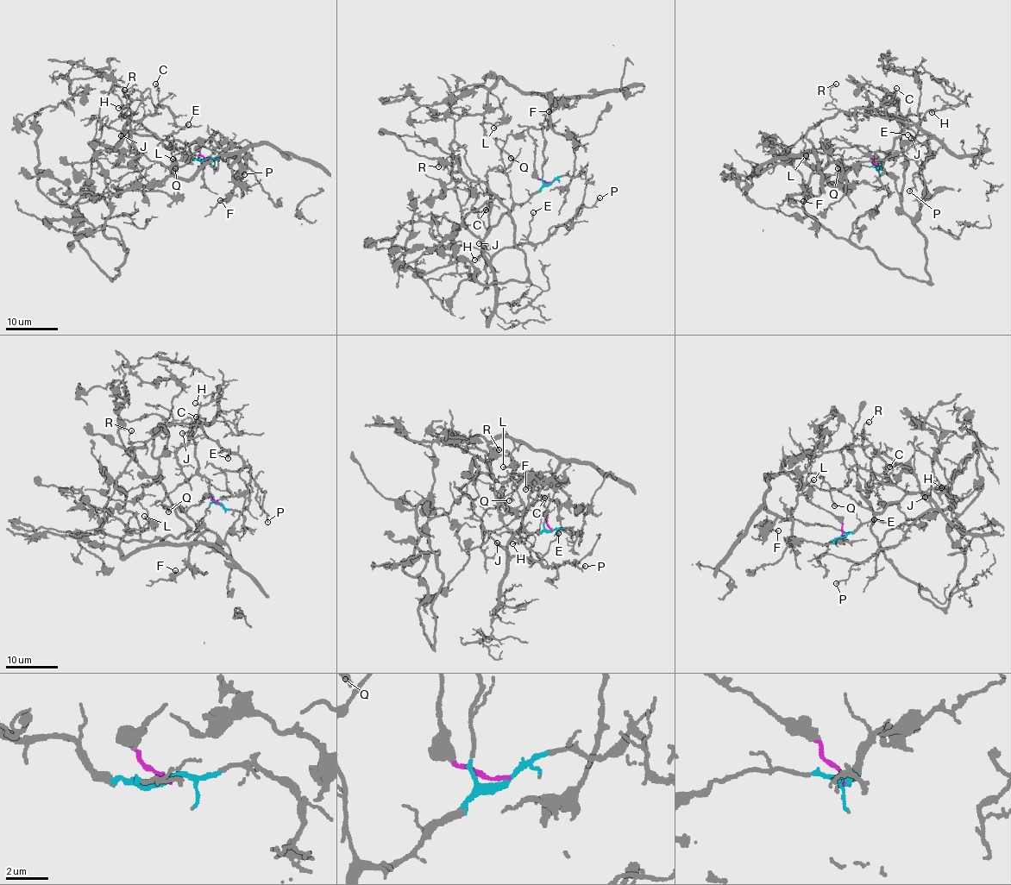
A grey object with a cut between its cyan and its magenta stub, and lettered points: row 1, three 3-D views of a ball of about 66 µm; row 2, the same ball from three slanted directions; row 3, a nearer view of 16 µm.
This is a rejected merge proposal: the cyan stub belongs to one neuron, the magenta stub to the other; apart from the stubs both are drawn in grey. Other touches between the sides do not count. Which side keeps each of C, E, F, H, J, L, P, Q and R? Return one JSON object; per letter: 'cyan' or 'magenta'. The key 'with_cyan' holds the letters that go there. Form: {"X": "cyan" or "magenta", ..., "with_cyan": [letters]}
{"C": "cyan", "E": "cyan", "F": "magenta", "H": "cyan", "J": "cyan", "L": "magenta", "P": "cyan", "Q": "magenta", "R": "cyan", "with_cyan": ["C", "E", "H", "J", "P", "R"]}

